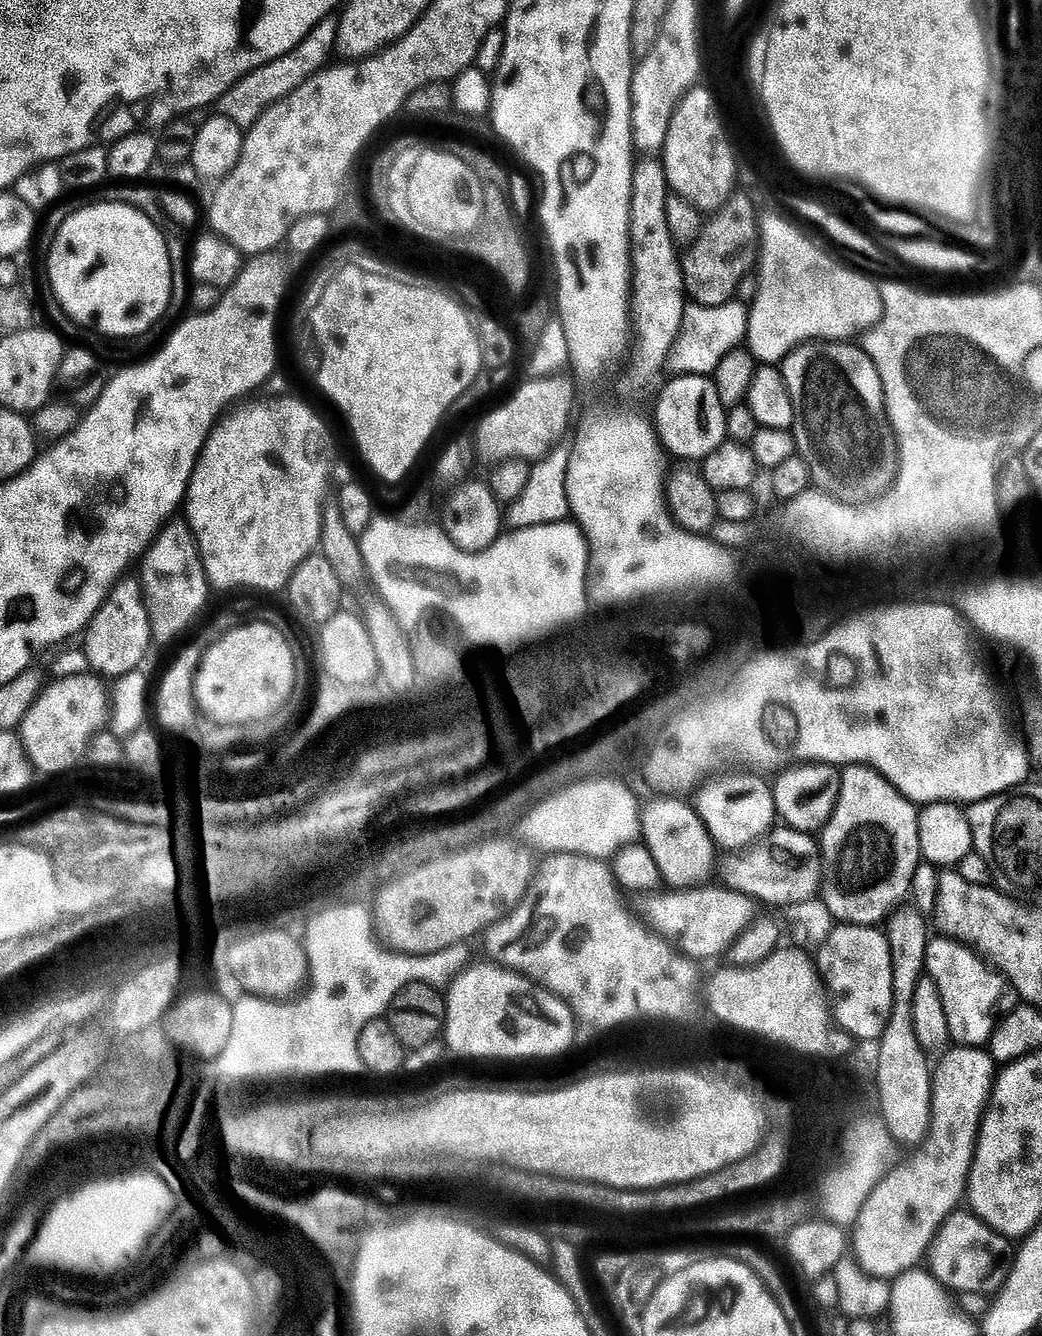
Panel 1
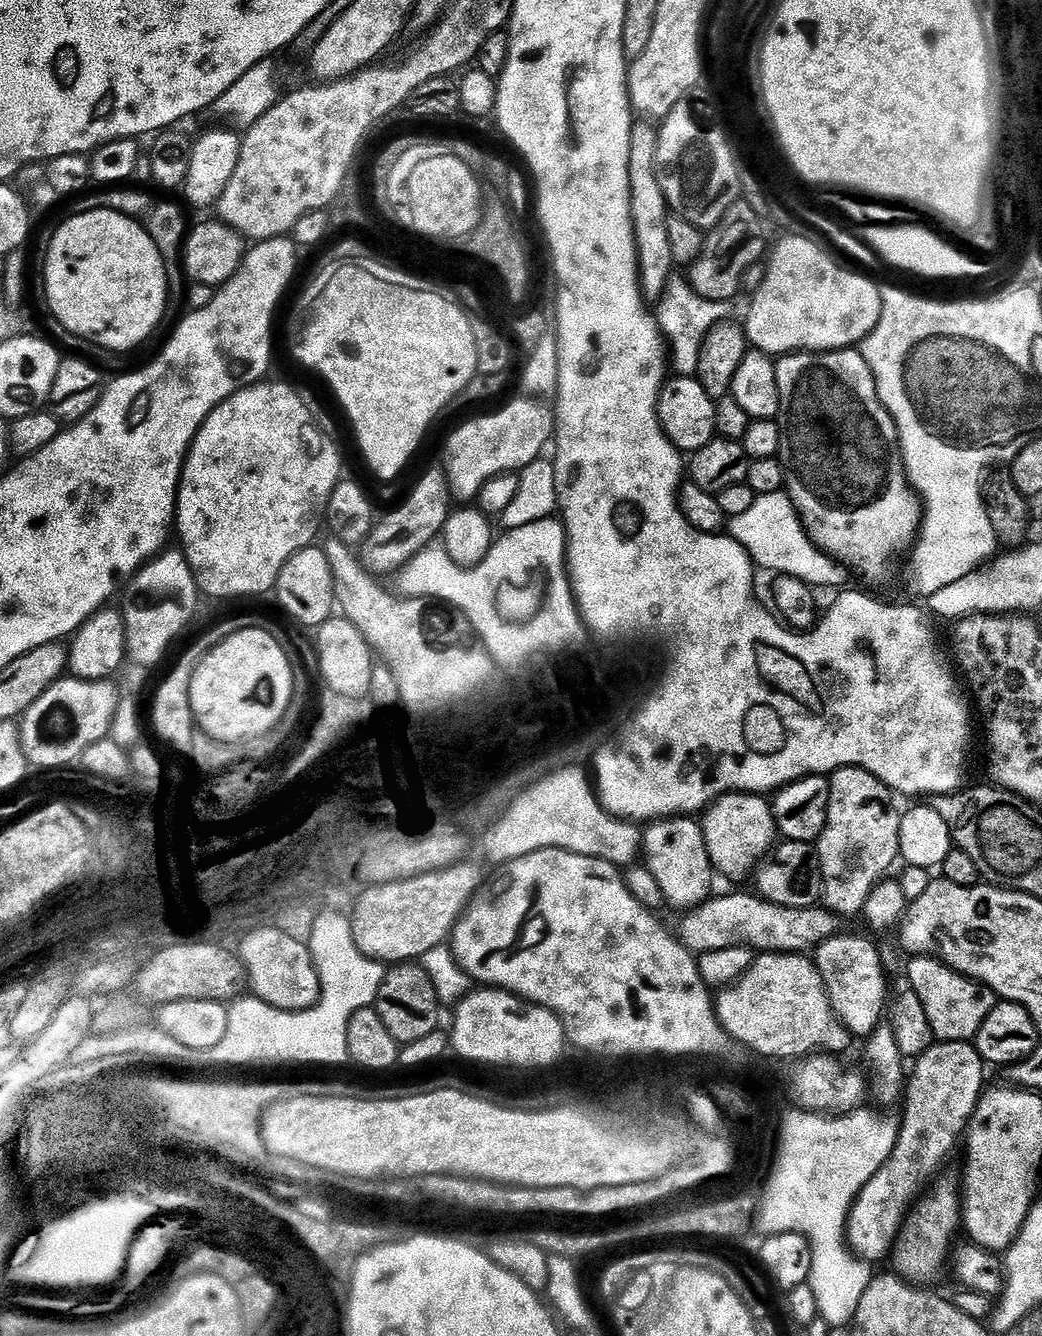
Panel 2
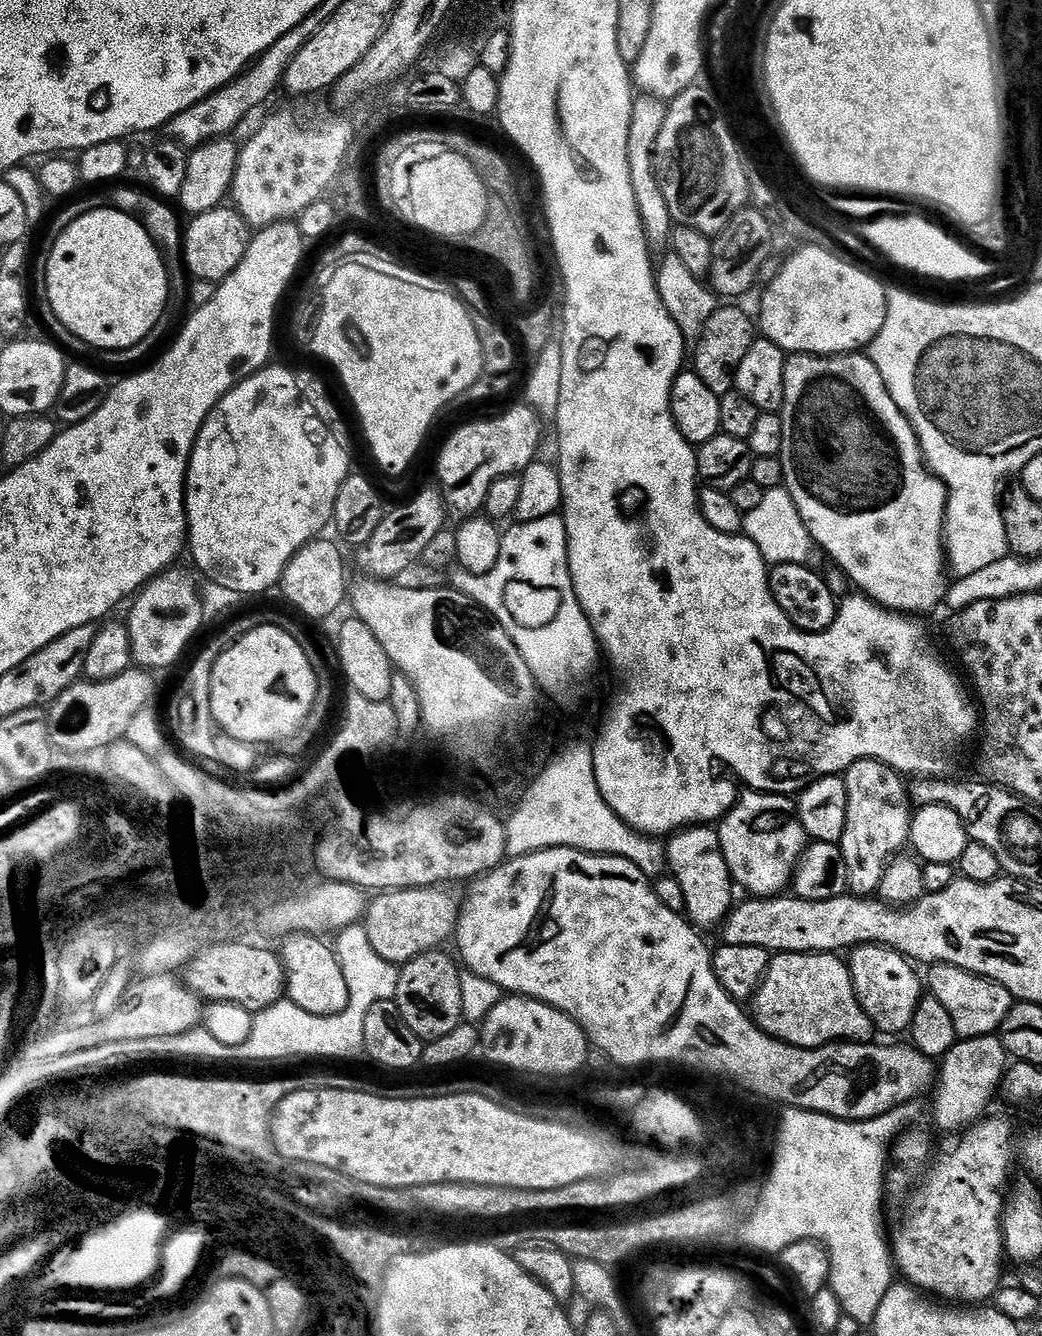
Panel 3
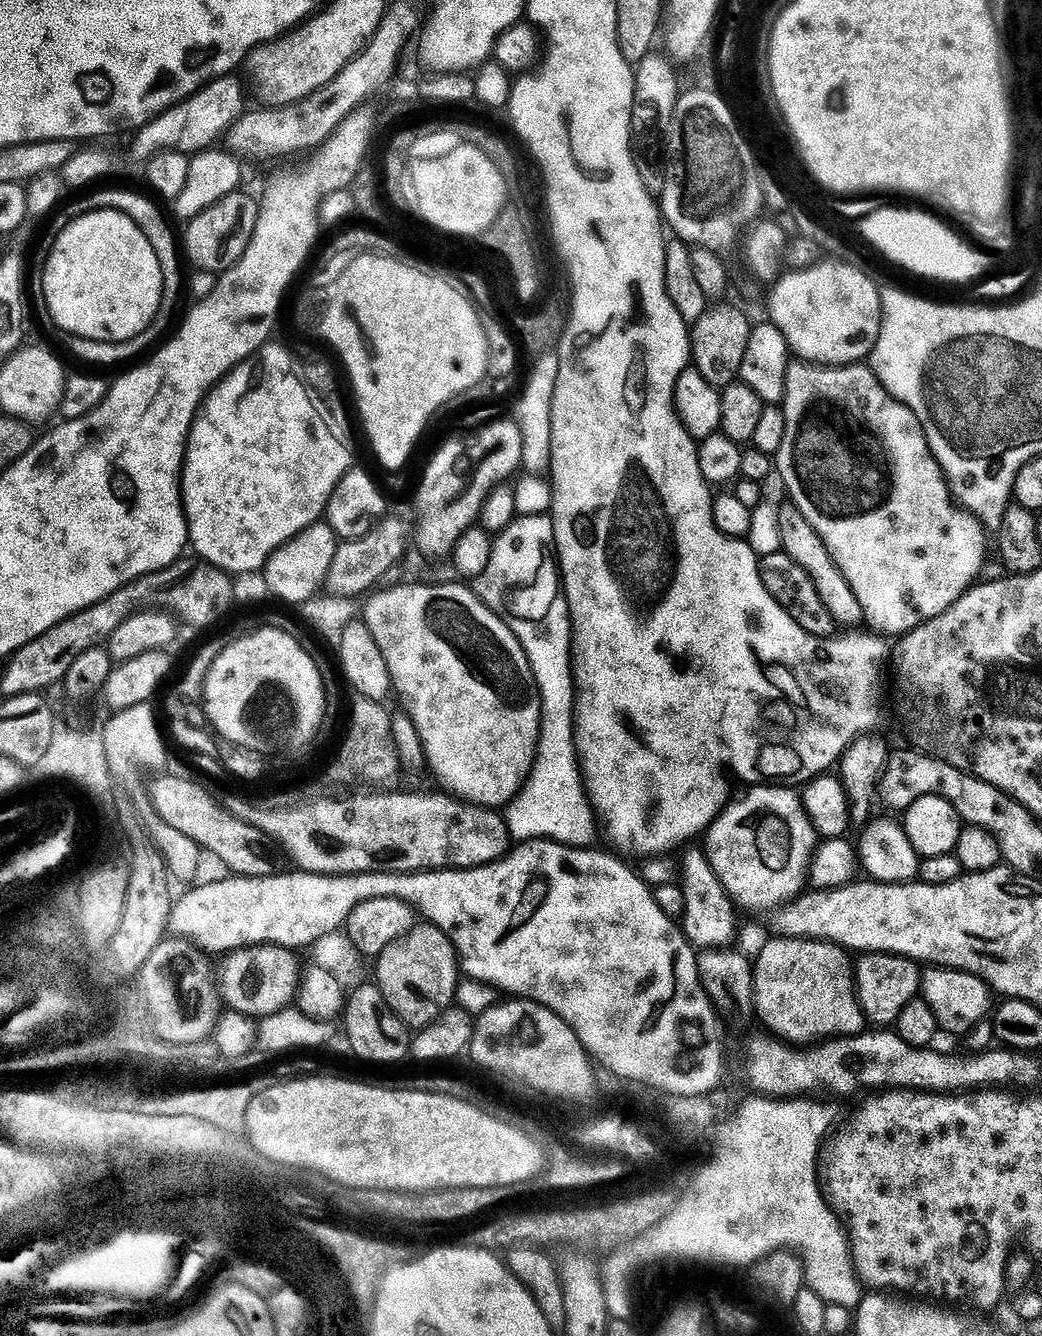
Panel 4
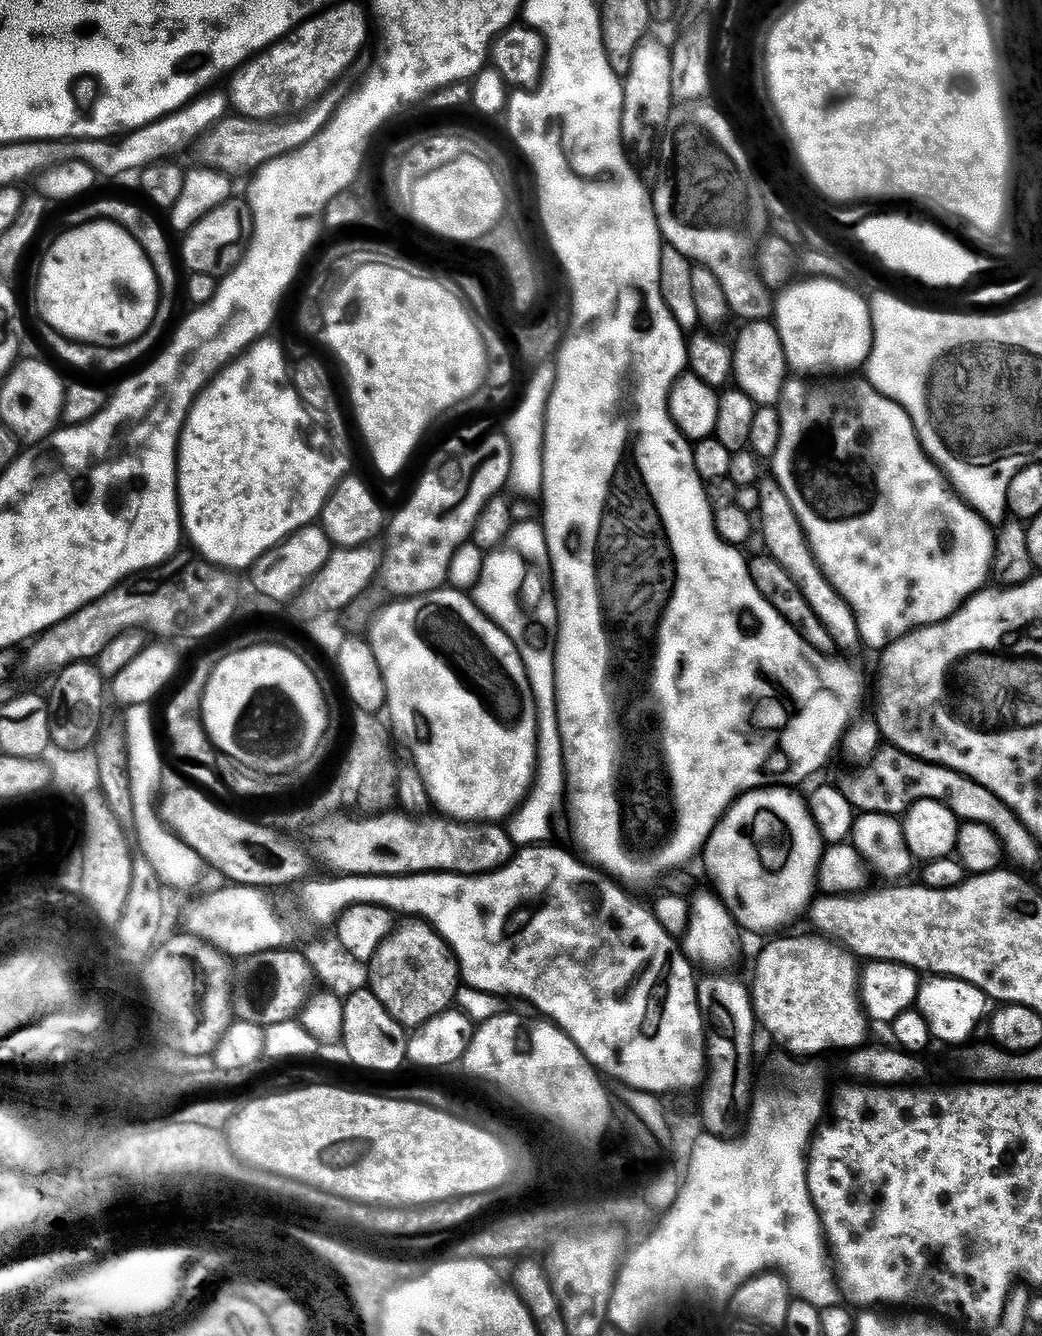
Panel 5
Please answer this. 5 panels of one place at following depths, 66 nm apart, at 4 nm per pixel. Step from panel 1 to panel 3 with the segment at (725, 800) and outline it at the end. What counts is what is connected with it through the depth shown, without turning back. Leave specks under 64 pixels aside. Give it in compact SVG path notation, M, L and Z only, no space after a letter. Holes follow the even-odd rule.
M759 790L753 791L753 796L744 796L733 803L730 811L719 821L718 837L720 853L724 856L724 862L728 867L728 875L733 881L736 880L742 887L756 898L767 898L777 895L781 891L780 886L784 878L789 877L794 865L798 860L798 852L792 847L796 844L797 829L793 821L788 821L784 813L785 797L780 794L765 794Z

